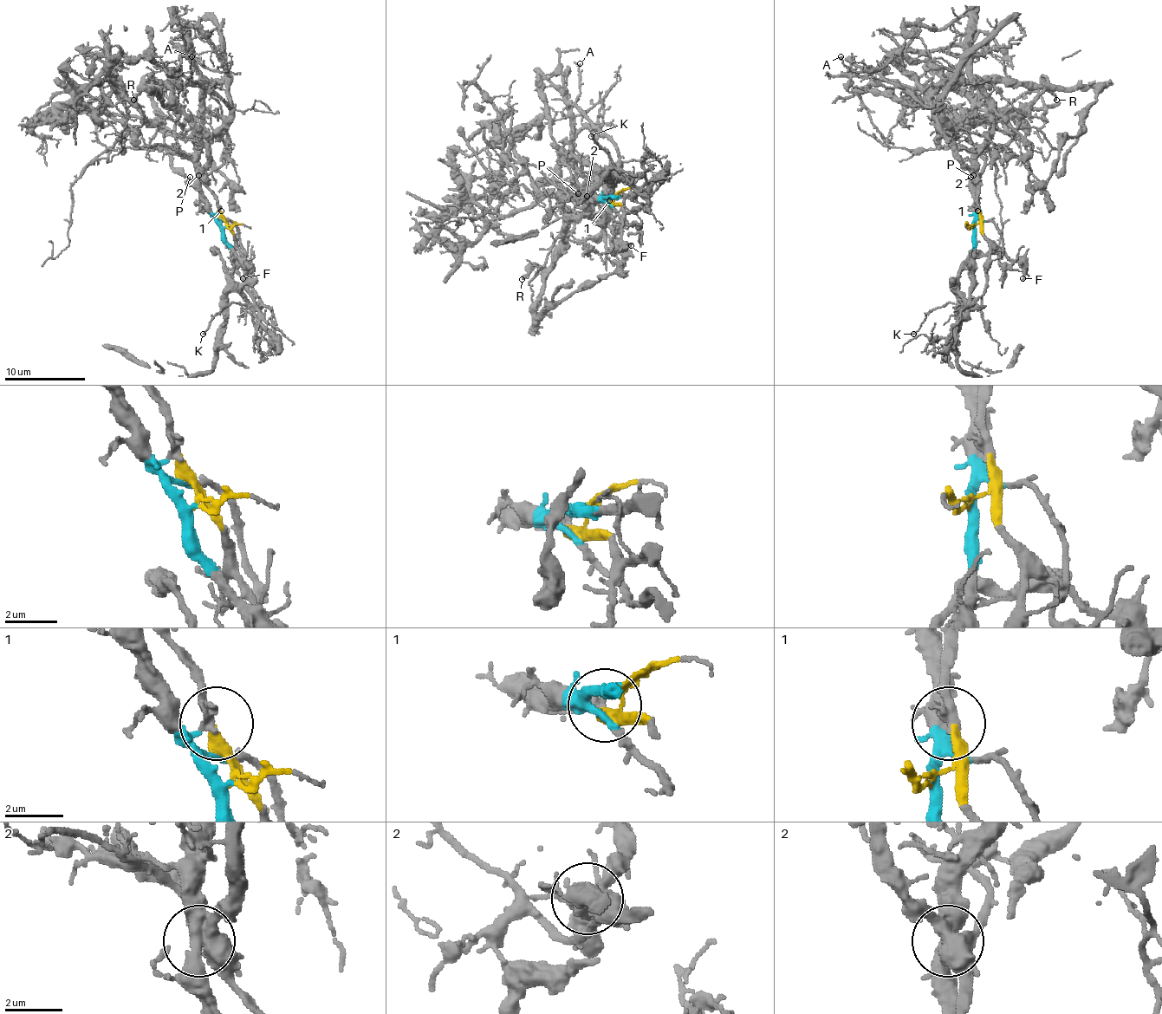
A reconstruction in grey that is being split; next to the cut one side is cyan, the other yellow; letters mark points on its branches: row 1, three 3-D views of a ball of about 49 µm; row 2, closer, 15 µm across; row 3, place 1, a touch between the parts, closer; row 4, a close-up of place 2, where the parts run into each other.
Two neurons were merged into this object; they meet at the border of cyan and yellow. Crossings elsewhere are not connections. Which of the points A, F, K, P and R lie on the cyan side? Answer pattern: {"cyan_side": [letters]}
{"cyan_side": ["K", "P", "R"]}

